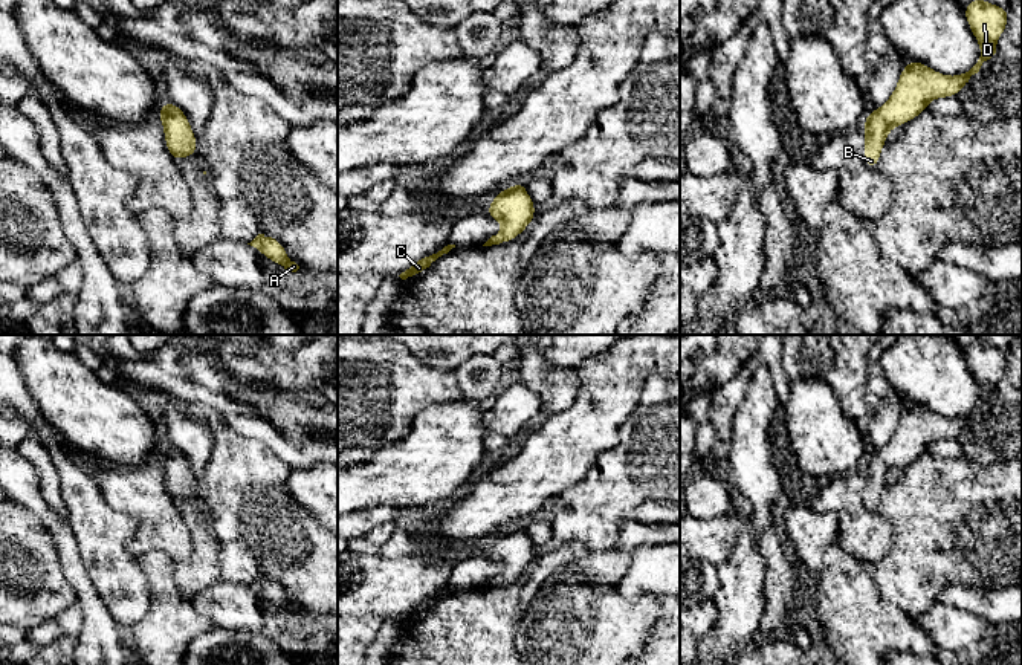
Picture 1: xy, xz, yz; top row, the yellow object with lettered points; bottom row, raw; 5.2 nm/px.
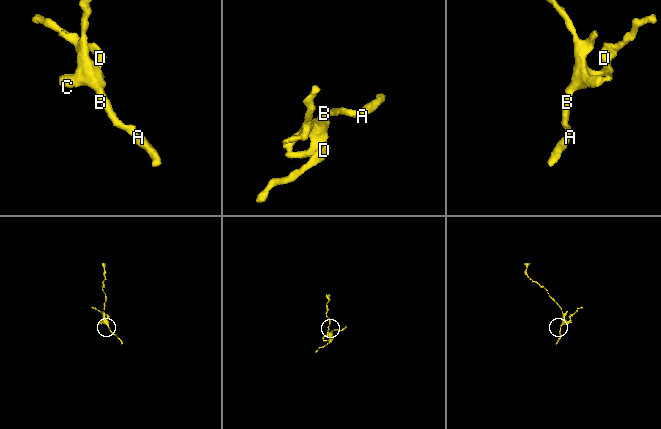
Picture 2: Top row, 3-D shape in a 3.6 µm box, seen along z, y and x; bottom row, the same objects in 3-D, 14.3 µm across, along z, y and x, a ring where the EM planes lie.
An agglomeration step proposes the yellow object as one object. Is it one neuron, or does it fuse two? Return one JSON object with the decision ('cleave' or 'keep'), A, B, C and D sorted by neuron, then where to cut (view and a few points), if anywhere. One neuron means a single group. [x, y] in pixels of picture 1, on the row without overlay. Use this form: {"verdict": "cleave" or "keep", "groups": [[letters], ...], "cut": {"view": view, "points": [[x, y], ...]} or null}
{"verdict": "keep", "groups": [["A", "B", "C", "D"]], "cut": null}

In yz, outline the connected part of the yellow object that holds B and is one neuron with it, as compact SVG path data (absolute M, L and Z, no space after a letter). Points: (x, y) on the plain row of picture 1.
M976 339L962 353L981 390L978 405L965 416L947 419L924 405L907 404L889 442L869 454L863 465L863 503L868 511L877 511L886 478L894 469L915 462L932 442L956 439L982 405L996 396L998 382L1007 370L1008 349L1001 350Z

